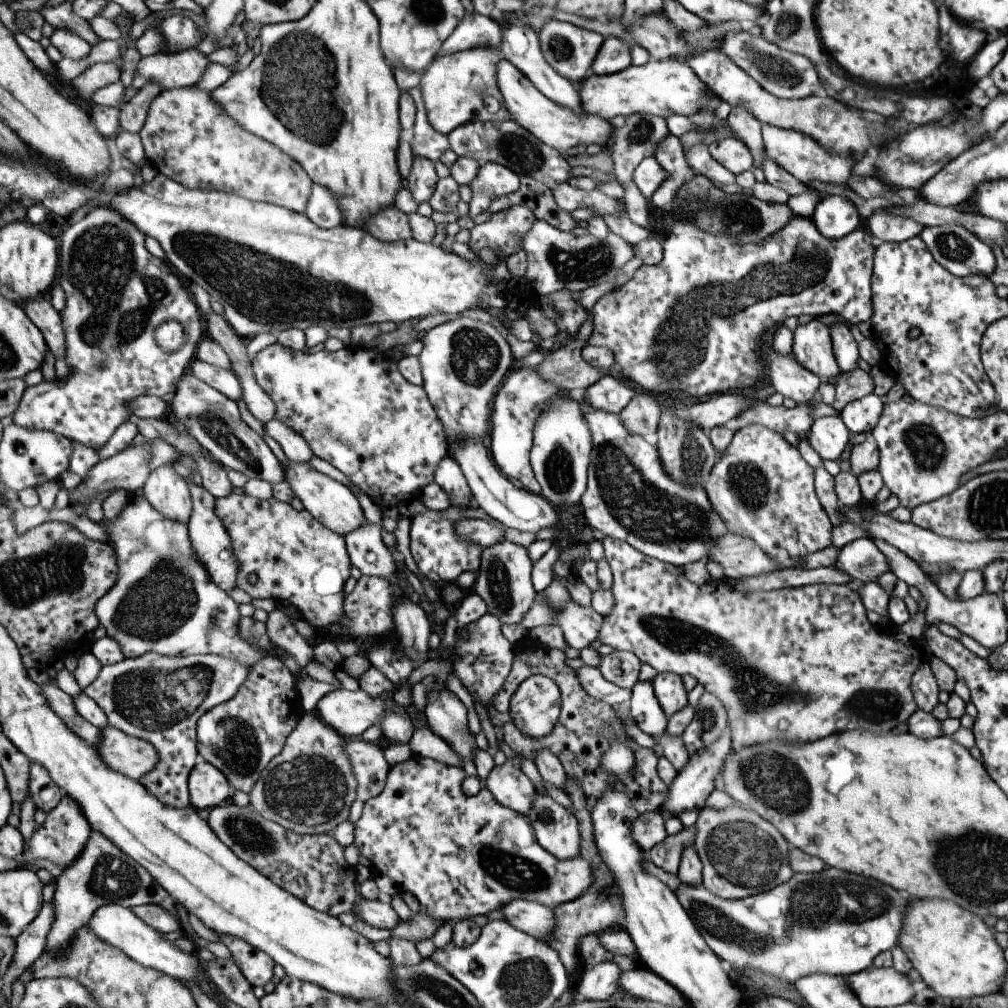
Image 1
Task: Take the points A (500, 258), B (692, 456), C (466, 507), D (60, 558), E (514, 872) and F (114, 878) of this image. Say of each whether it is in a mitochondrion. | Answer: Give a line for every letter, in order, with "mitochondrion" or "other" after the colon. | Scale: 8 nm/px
A: other
B: mitochondrion
C: other
D: mitochondrion
E: mitochondrion
F: mitochondrion

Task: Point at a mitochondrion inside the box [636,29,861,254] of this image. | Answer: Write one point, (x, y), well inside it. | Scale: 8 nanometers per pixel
(734, 215)

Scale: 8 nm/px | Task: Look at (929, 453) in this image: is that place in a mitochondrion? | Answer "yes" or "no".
yes

